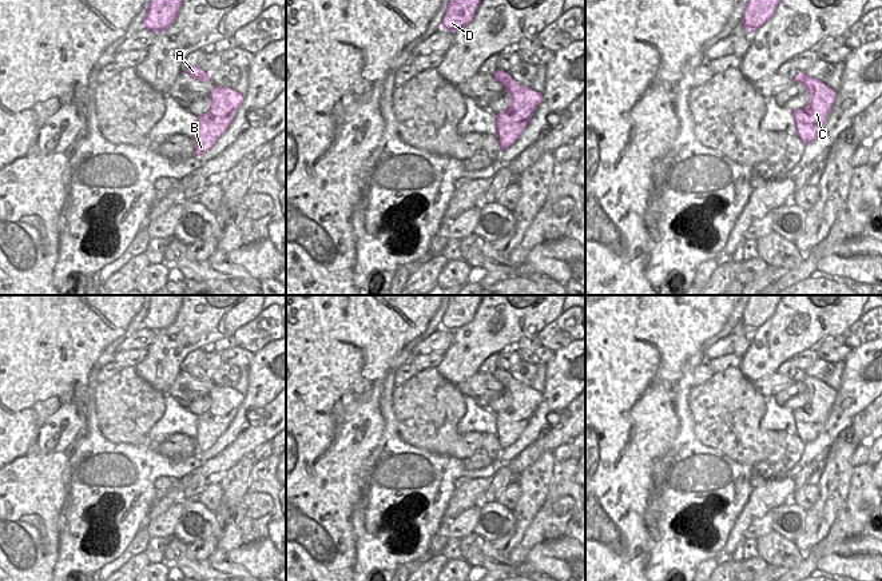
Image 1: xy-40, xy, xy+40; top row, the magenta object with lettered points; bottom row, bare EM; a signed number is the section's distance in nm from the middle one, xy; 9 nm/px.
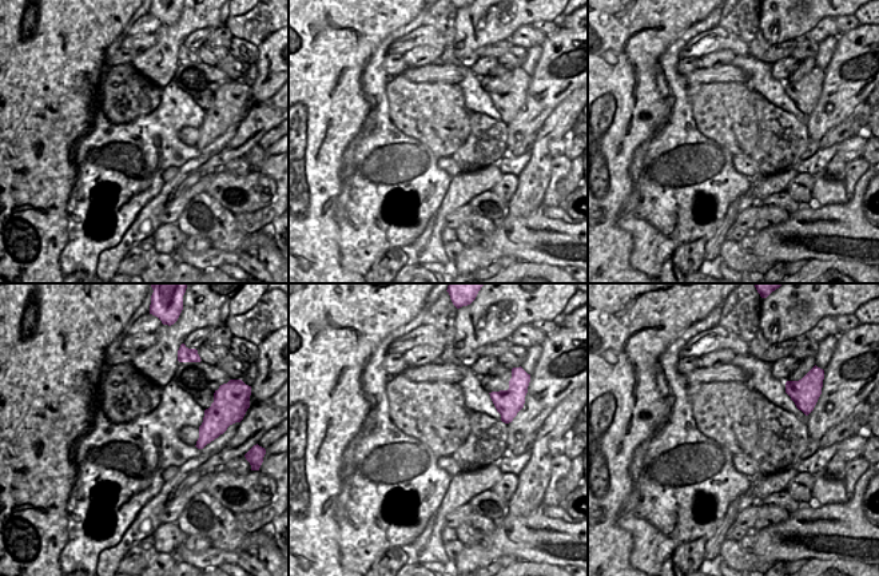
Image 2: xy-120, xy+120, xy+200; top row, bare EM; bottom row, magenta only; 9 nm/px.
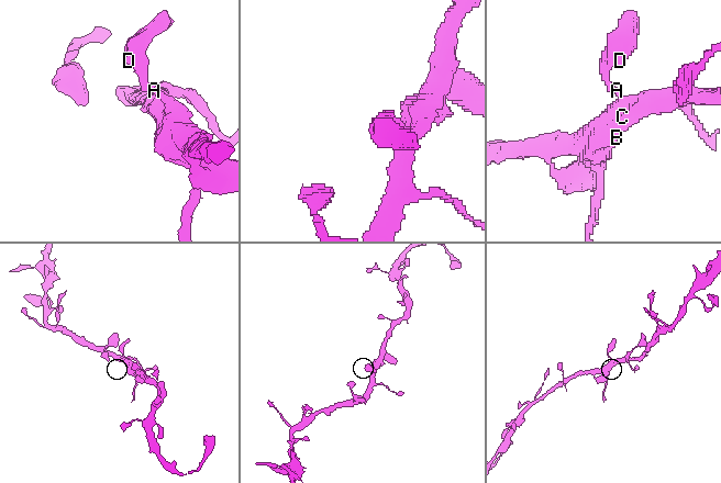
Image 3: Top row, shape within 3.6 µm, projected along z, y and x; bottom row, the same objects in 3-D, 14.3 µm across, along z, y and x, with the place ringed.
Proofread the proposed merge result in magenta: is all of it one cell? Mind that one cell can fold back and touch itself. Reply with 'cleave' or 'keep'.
keep

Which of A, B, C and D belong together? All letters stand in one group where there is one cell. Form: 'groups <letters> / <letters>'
groups A B C D

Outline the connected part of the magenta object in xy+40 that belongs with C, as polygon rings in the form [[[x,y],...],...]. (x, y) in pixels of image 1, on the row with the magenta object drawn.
[[[799,72],[796,83],[802,83],[810,95],[810,100],[803,110],[792,112],[798,138],[803,144],[814,142],[823,130],[827,116],[837,99],[837,92],[826,83]]]

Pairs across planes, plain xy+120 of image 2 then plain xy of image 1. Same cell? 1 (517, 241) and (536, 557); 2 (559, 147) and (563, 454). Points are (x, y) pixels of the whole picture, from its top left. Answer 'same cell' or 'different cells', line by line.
1: same cell
2: same cell

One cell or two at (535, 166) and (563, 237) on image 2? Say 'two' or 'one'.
two

